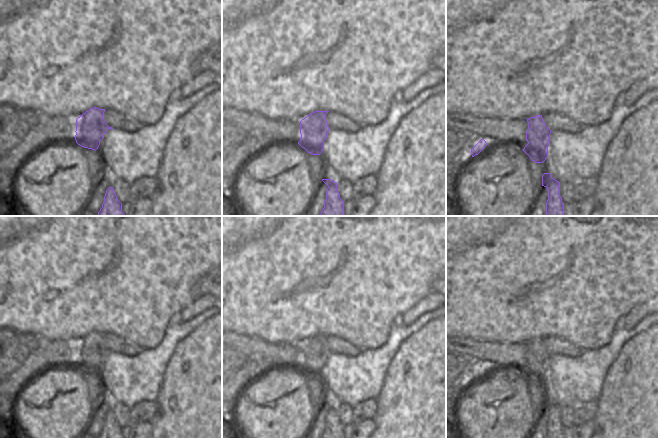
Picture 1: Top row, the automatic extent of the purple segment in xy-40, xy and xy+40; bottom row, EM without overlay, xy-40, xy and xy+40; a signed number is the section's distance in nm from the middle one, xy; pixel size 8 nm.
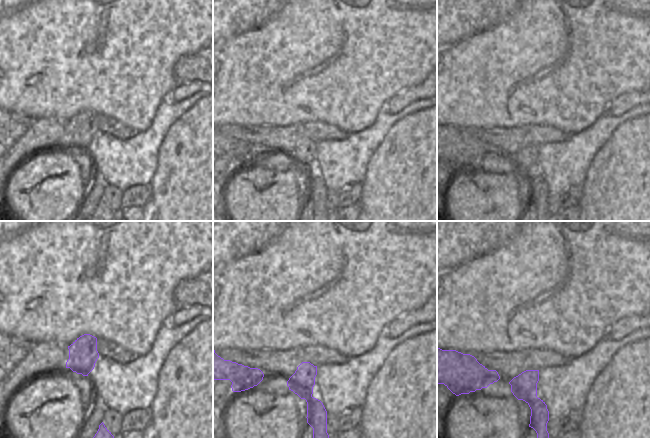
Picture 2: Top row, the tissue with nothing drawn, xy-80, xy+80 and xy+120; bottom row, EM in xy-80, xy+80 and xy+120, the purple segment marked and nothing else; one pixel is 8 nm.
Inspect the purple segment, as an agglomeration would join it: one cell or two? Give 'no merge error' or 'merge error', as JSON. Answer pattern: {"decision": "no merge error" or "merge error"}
{"decision": "merge error"}

